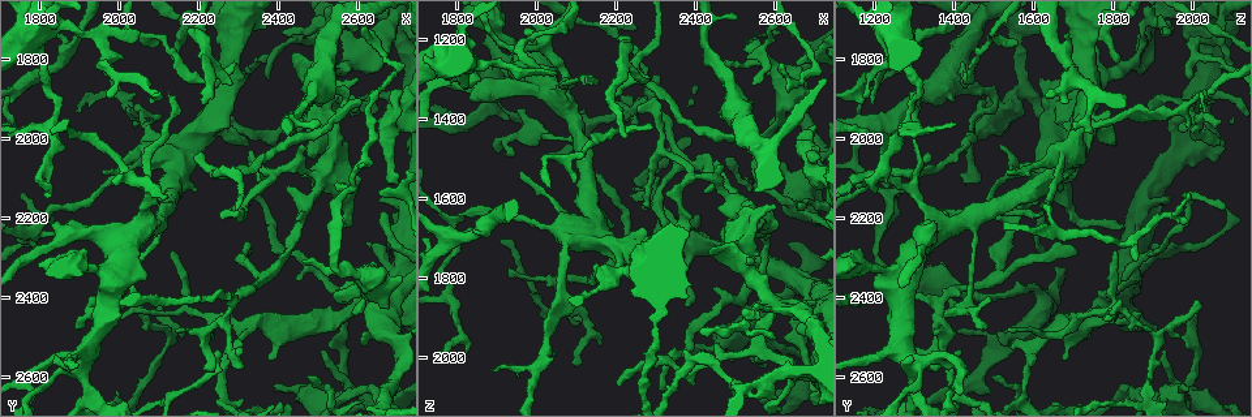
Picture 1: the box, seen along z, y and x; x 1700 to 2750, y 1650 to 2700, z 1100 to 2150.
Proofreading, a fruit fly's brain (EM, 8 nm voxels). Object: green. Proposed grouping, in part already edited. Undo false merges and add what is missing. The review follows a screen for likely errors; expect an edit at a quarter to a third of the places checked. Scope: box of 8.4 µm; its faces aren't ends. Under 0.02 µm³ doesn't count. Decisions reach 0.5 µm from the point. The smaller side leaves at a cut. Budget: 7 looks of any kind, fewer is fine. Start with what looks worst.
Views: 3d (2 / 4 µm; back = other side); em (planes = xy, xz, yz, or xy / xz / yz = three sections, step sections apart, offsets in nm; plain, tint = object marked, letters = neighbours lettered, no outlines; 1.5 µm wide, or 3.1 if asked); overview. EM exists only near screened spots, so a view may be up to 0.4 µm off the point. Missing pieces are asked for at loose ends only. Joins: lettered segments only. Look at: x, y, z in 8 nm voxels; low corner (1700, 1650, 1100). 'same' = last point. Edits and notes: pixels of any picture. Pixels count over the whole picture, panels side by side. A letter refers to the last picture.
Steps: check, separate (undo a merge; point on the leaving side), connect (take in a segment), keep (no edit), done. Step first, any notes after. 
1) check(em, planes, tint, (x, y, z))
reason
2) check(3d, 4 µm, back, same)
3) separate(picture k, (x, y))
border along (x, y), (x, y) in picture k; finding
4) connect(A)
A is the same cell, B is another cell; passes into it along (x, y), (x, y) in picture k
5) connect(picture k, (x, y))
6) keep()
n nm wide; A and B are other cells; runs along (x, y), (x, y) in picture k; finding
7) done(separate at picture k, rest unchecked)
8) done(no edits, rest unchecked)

check(3d, 2 µm, (2550, 2110, 1320))
tapers out

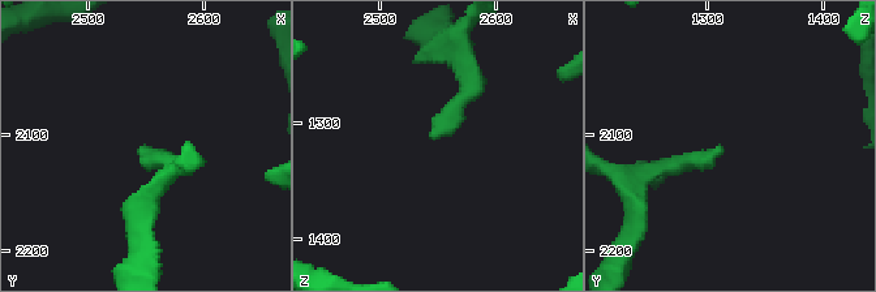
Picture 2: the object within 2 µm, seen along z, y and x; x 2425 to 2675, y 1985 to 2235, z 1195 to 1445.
check(em, planes, letters, (2548, 2108, 1314))

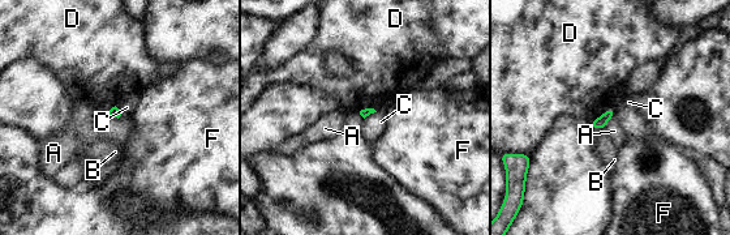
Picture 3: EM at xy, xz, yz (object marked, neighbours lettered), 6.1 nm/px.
keep()
A, B, C, D and F are other cells; border along (115, 106), (120, 112), (119, 118) in picture 3; no lettered segment goes on from it

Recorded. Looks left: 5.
check(em, xz, step 8, tint, (1935, 2460, 1785))
branch stops here

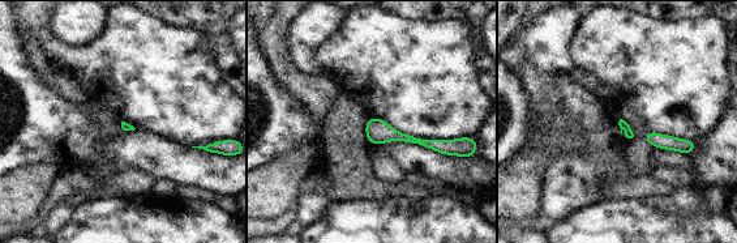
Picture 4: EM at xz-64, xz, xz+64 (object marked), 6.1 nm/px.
check(em, planes, letters, same)

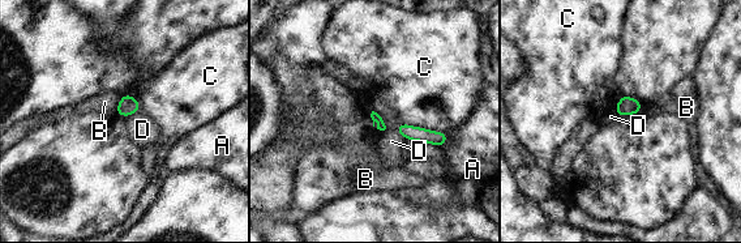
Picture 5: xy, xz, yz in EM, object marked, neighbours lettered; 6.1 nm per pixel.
keep()
A, B, C and D are other cells; border along (373, 110), (381, 118), (384, 131) in picture 5; none of them fits

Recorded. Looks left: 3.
check(em, yz, step 8, letters, (1775, 2270, 1835))
sharp bend

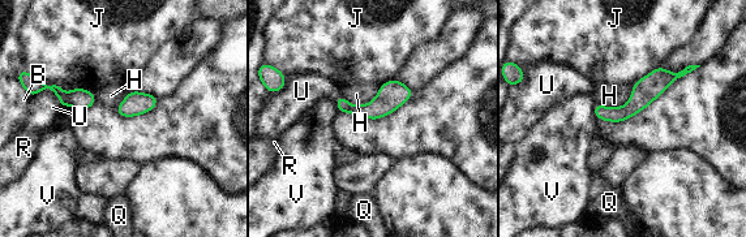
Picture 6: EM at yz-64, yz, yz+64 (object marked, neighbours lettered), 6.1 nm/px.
check(em, planes, letters, same)
another direction

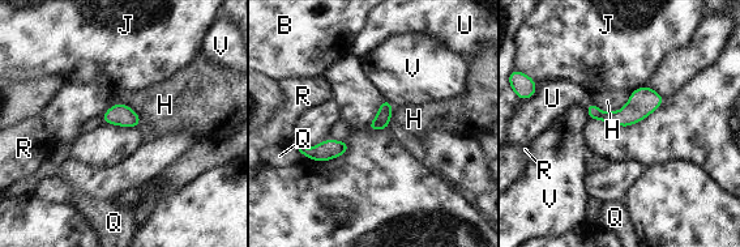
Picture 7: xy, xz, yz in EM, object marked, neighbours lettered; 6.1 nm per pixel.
keep()
B, H, J, Q, R, U and V are other cells; border along (106, 109), (127, 103), (141, 122) in picture 7; continuous, no second neuron

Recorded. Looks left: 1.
done(no edits, rest unchecked)

